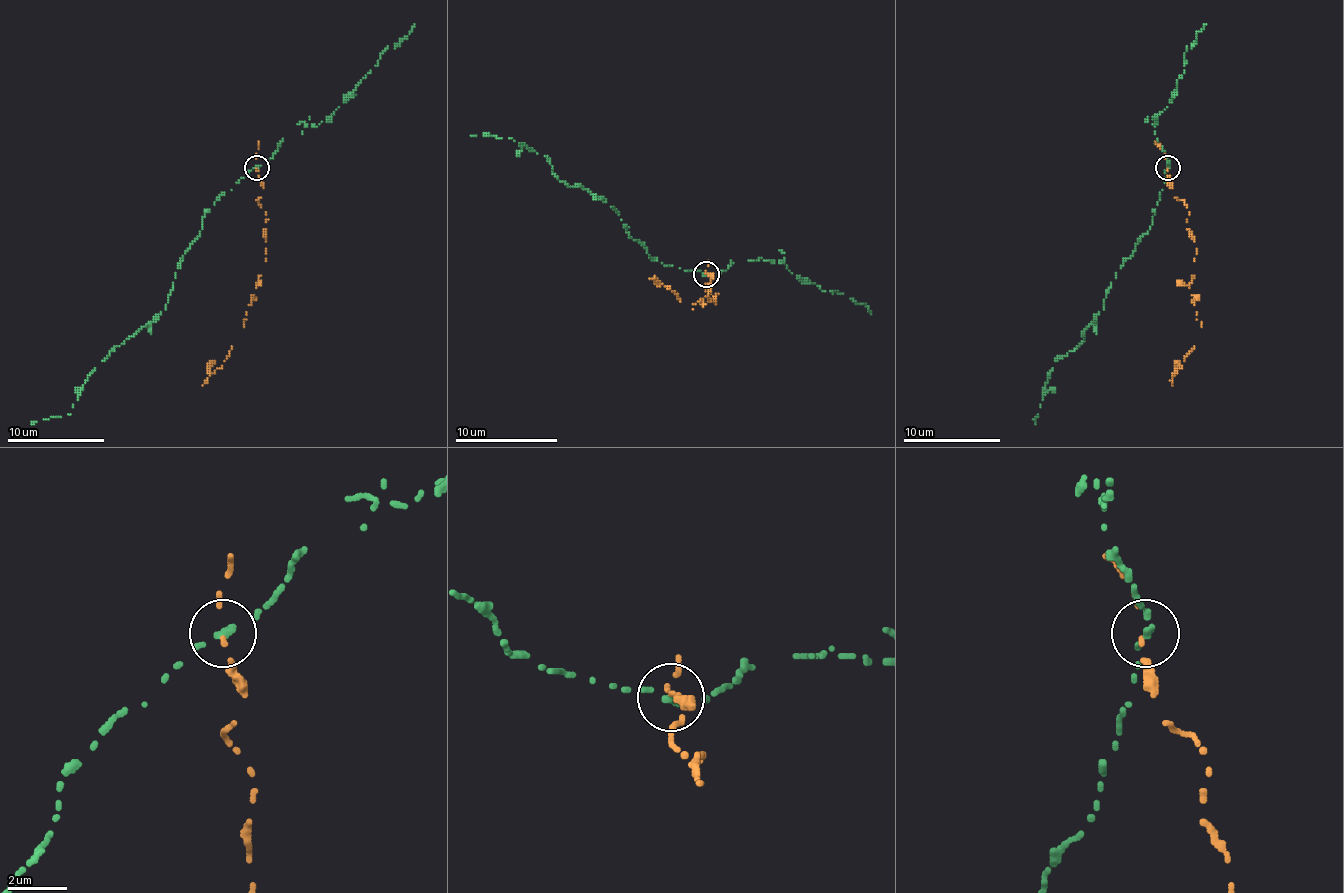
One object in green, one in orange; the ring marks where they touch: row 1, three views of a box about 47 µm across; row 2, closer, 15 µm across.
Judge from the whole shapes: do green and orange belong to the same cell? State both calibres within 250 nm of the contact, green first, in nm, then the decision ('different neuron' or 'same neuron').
280/100 nm | different neuron

